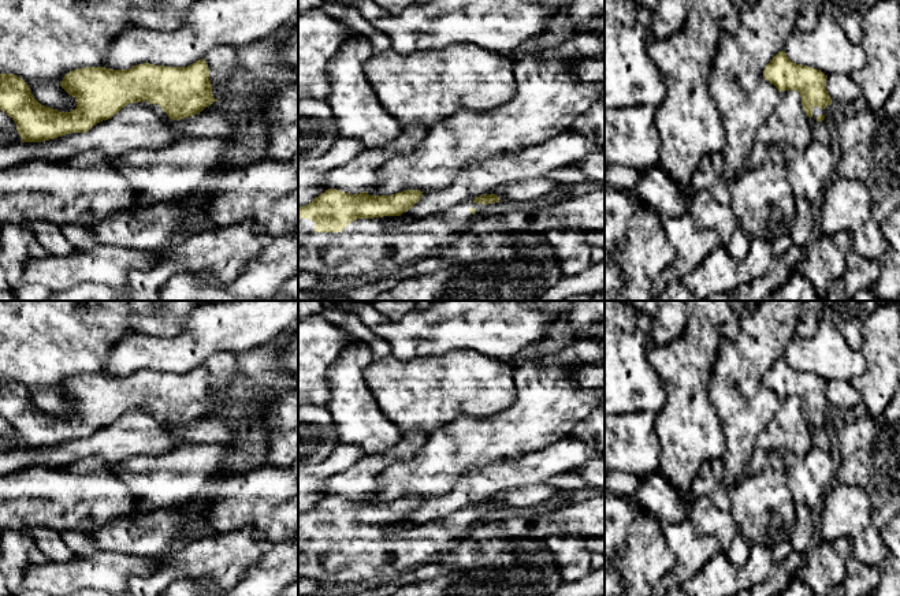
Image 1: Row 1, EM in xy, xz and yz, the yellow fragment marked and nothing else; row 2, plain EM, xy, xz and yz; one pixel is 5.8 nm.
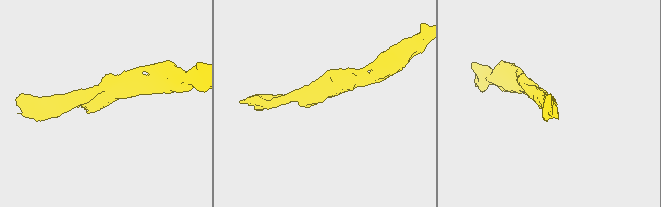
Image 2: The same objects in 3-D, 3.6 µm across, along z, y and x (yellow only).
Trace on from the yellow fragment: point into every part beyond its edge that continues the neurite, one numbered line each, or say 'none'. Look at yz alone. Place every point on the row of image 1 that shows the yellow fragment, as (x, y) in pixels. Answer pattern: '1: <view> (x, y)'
1: yz (817, 111)

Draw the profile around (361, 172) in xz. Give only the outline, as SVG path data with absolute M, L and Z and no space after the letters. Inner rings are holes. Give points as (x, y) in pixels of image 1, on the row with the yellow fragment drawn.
M424 124L402 127L397 139L386 146L365 148L347 164L334 168L327 174L328 189L350 194L360 194L379 183L379 170L394 157L410 154L428 135Z

